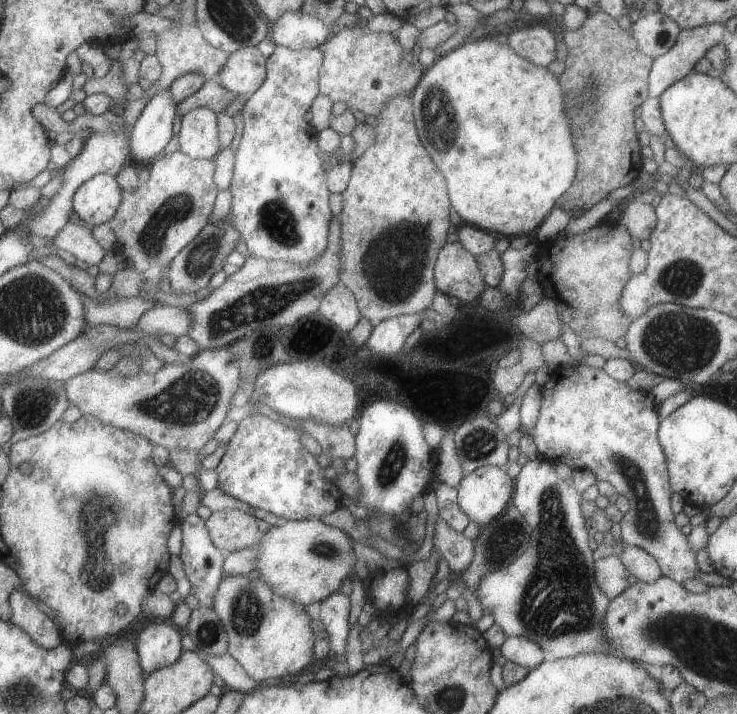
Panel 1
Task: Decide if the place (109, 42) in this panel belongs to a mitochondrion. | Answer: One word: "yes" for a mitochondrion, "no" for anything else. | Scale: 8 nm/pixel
no

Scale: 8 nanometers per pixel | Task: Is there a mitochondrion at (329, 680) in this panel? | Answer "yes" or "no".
no

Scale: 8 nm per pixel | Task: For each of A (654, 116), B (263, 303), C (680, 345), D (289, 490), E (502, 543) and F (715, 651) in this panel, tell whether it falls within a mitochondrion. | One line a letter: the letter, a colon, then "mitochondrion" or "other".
A: other
B: mitochondrion
C: mitochondrion
D: other
E: mitochondrion
F: mitochondrion

